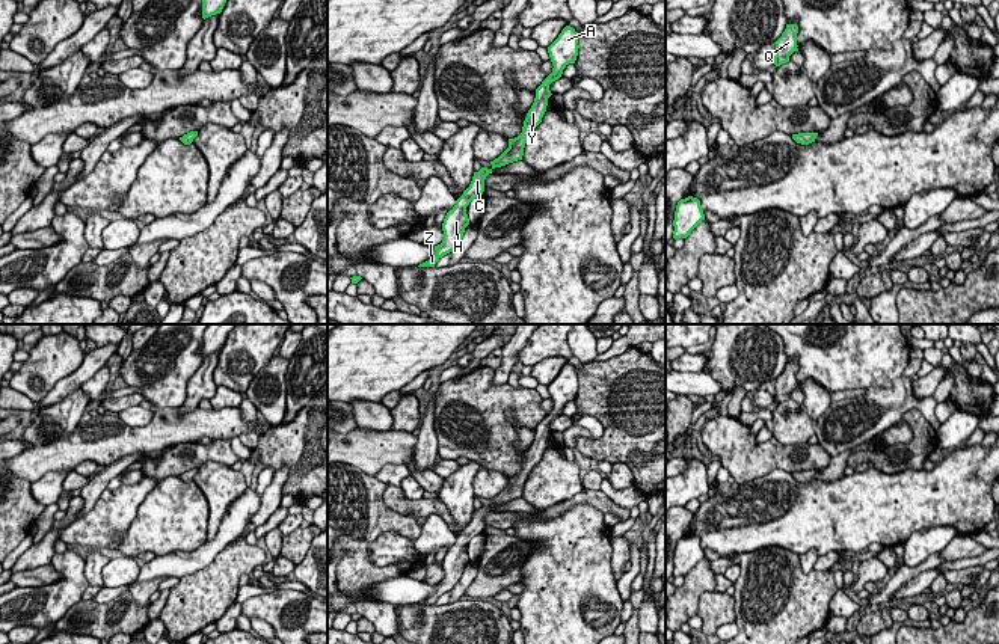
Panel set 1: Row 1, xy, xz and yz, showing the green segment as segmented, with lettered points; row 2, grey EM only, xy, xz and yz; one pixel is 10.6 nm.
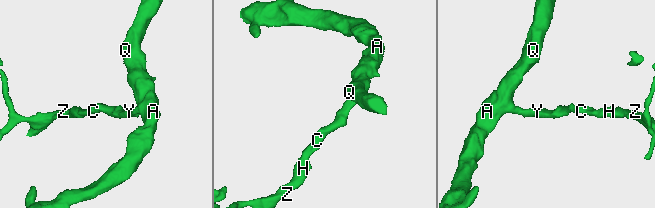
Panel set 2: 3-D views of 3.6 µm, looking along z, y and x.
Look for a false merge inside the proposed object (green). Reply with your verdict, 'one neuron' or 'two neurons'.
one neuron

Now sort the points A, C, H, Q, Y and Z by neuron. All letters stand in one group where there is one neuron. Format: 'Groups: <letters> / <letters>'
Groups: A C H Q Y Z

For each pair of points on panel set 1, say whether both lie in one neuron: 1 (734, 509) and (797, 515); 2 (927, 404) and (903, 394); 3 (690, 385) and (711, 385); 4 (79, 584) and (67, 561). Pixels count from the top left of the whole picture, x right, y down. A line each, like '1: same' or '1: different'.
1: same
2: same
3: same
4: same

